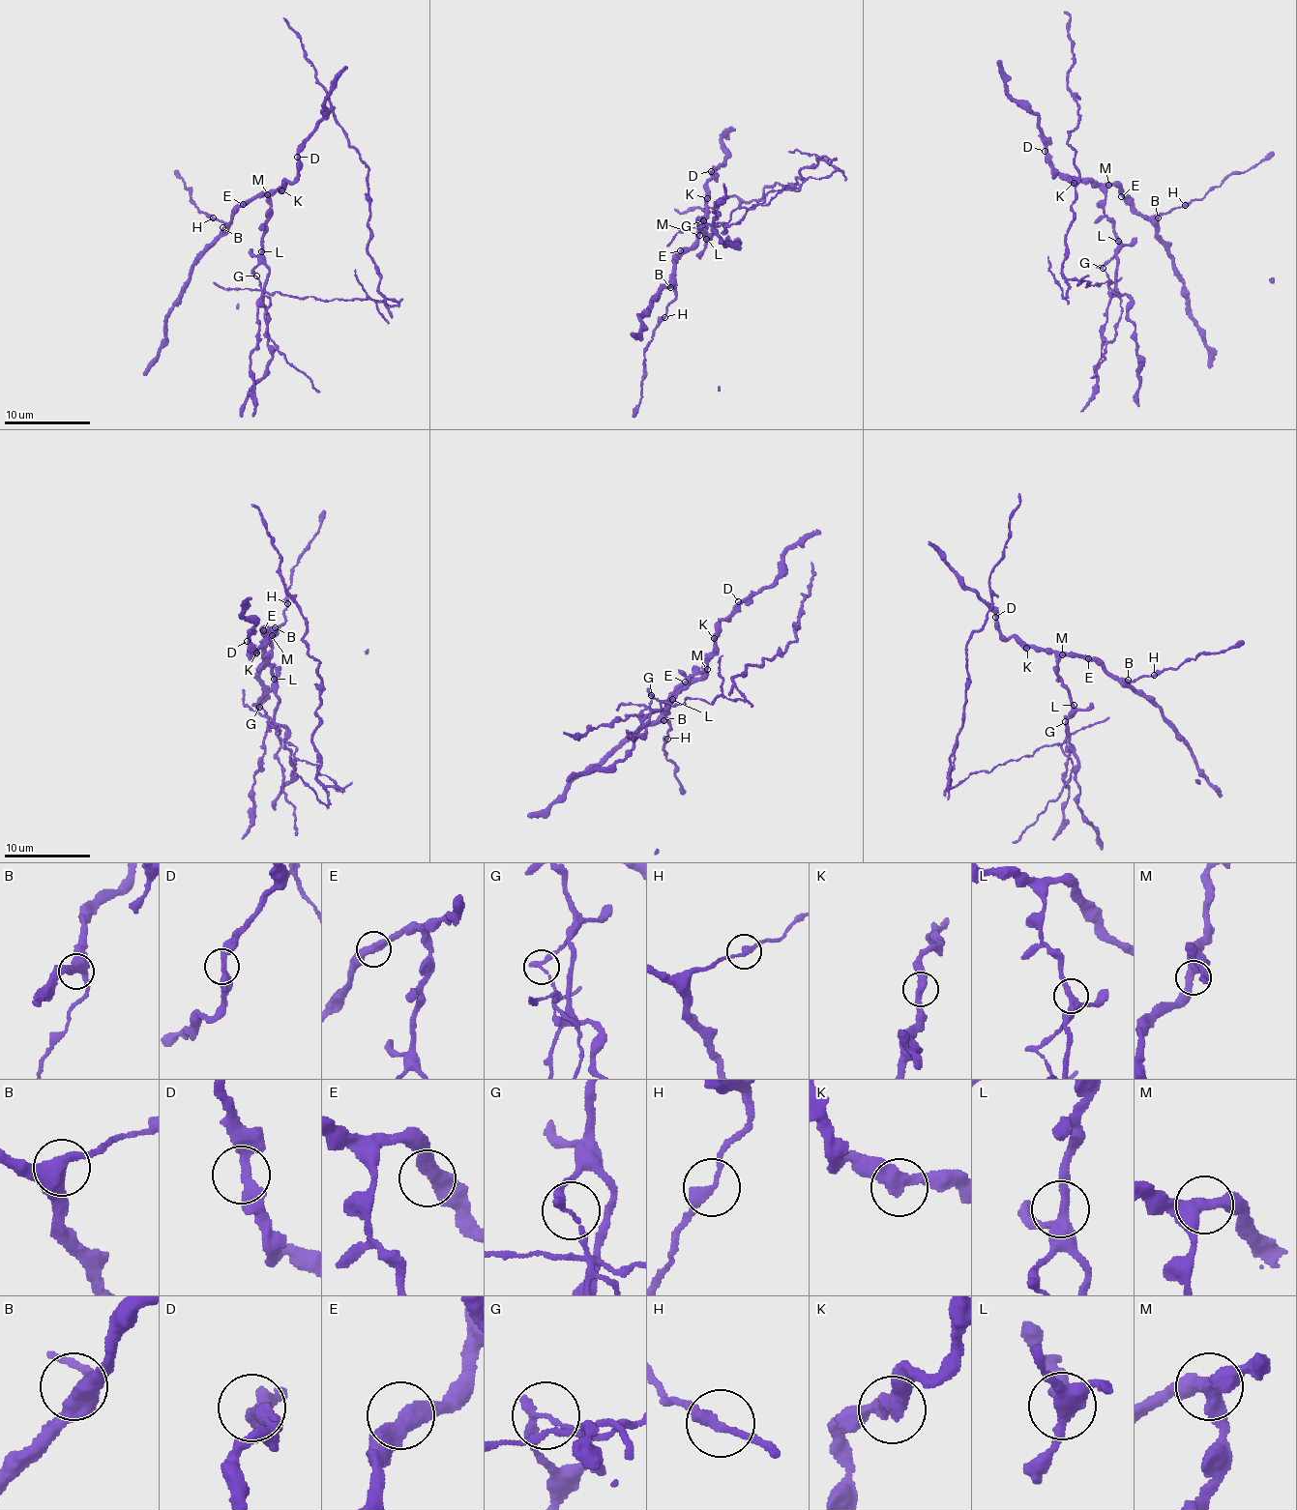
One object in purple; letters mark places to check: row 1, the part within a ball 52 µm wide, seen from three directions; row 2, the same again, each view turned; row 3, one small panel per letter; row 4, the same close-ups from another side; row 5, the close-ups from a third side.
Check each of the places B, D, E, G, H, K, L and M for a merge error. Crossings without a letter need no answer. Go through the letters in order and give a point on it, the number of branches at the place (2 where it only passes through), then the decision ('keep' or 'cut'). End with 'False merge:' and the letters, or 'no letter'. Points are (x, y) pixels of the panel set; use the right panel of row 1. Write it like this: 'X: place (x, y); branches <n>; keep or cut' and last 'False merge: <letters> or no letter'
B: place (1158, 217); branches 3; keep
D: place (1045, 151); branches 2; keep
E: place (1121, 196); branches 2; keep
G: place (1103, 268); branches 2; cut
H: place (1185, 205); branches 2; keep
K: place (1074, 183); branches 2; keep
L: place (1118, 241); branches 3; keep
M: place (1108, 185); branches 3; keep
False merge: G

